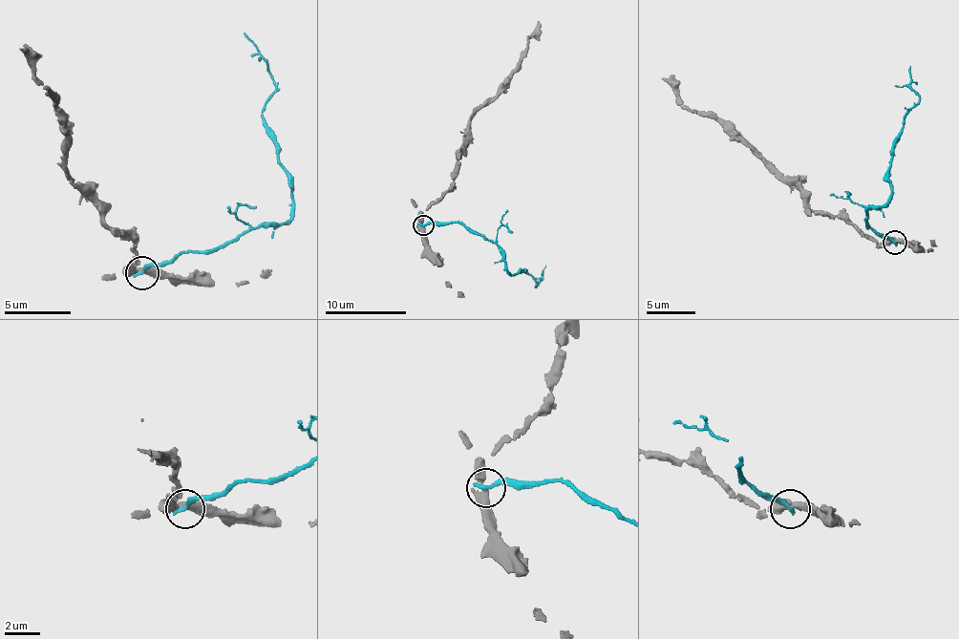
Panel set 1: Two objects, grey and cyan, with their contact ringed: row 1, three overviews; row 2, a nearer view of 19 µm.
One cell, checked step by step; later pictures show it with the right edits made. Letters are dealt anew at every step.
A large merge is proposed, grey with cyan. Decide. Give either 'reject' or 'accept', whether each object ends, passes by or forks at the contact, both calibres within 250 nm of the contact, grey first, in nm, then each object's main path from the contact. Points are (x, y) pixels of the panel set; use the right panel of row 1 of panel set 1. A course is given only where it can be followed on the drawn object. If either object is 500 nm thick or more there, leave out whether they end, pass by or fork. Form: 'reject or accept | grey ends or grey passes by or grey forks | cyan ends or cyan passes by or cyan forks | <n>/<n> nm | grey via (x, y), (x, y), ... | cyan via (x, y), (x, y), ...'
reject | grey passes by | cyan ends | 320/300 nm | grey via (894, 241), (875, 243), (837, 216), (809, 211), (799, 192), (771, 162), (711, 117), (686, 107), (661, 77) | cyan via (894, 243), (865, 228), (867, 209), (881, 209), (892, 192), (891, 148), (902, 121), (917, 102), (911, 66)

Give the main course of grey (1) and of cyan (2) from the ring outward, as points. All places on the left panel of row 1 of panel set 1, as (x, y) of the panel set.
1: (141, 270), (129, 270), (133, 237), (111, 230), (64, 164), (71, 140), (56, 101), (20, 48)
2: (141, 273), (290, 217), (292, 181), (278, 160), (264, 108), (275, 88), (264, 54), (244, 31)

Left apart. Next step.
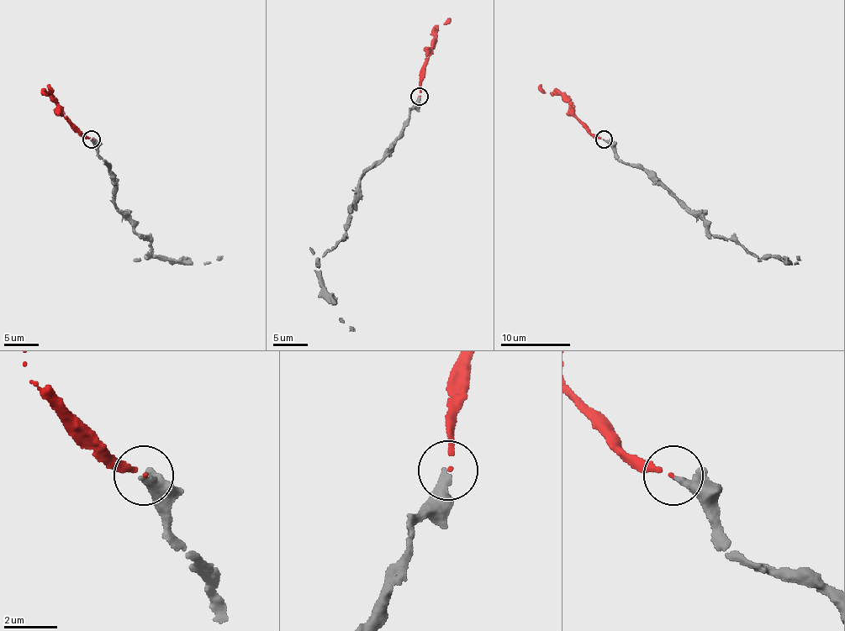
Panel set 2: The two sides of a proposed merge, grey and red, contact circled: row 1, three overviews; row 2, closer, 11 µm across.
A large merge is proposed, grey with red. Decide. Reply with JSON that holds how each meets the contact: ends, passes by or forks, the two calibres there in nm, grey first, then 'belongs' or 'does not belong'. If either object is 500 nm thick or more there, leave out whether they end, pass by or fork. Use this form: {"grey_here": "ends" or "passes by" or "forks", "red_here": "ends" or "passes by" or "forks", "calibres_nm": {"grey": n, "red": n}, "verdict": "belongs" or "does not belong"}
{"grey_here": "ends", "red_here": "ends", "calibres_nm": {"grey": 320, "red": 130}, "verdict": "belongs"}

